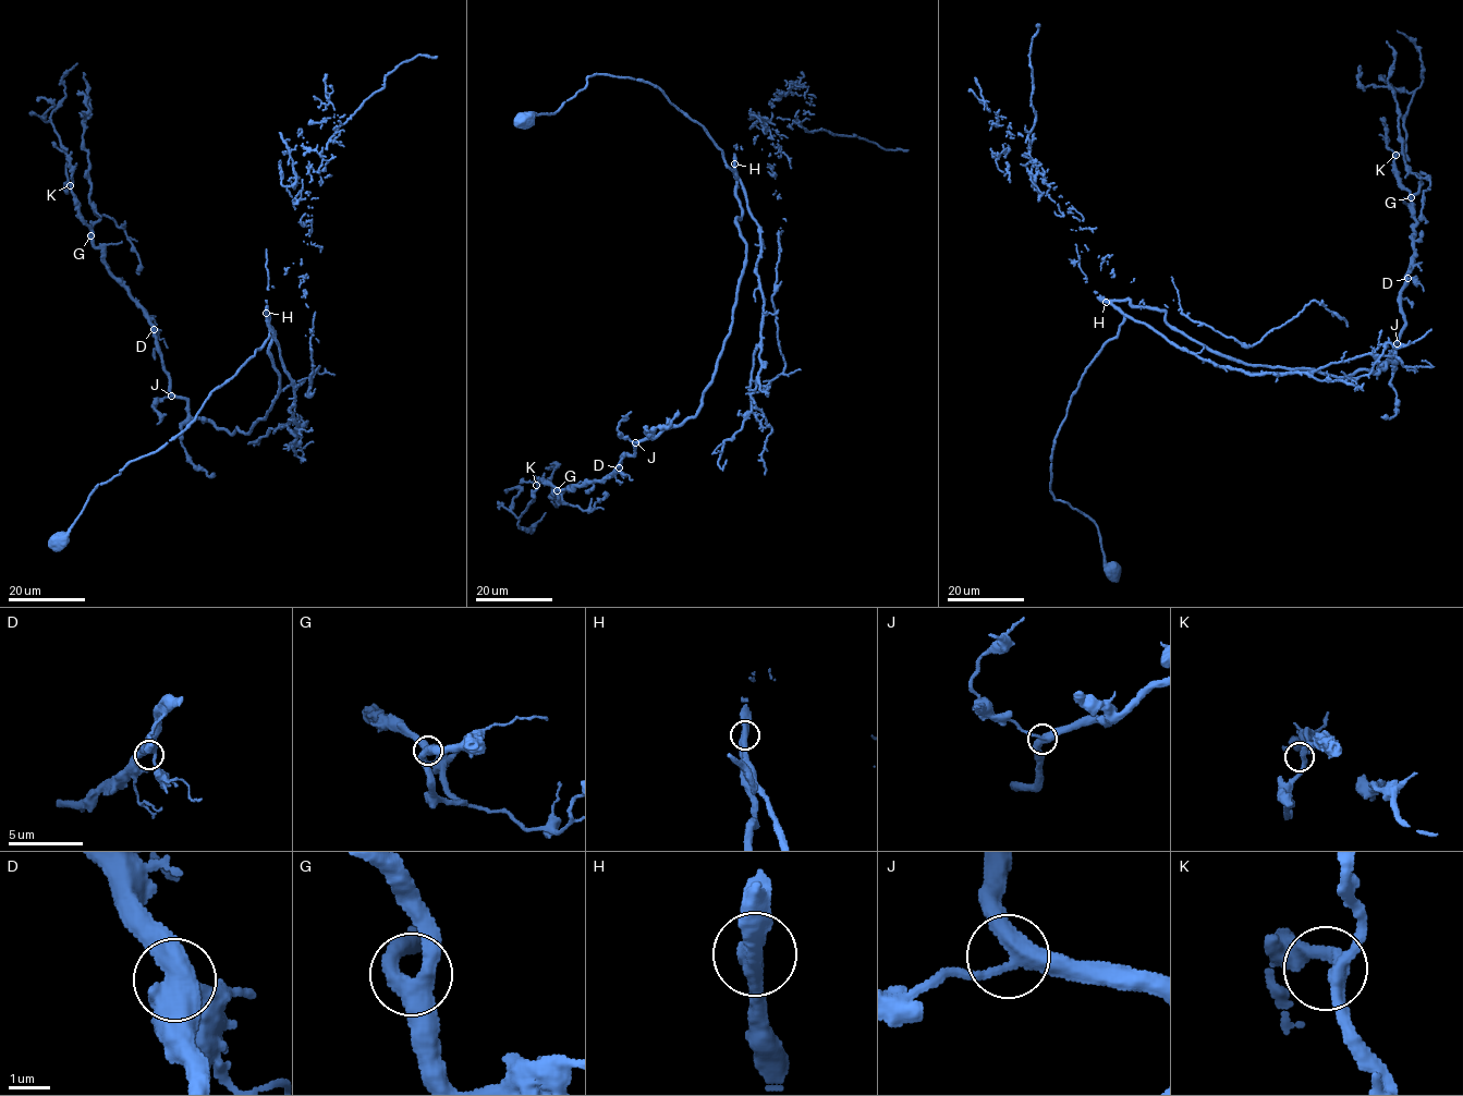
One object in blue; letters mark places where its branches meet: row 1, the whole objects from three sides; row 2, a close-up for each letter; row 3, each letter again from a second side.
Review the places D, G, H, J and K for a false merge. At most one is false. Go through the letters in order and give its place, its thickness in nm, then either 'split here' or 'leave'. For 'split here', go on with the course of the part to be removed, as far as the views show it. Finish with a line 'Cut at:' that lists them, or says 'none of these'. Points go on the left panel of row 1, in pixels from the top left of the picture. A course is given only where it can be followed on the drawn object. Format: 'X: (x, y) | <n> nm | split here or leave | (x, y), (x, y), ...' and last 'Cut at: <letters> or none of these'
D: (154, 329) | 480 nm | leave
G: (90, 235) | 420 nm | leave
H: (266, 313) | 440 nm | leave
J: (171, 396) | 380 nm | leave
K: (70, 185) | 320 nm | leave
Cut at: none of these

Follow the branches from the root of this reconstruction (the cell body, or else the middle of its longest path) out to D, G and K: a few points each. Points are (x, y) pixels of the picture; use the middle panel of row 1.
D: (526, 120), (596, 73), (649, 82), (736, 173), (745, 266), (712, 382), (695, 416), (639, 440), (619, 467)
G: (526, 120), (596, 73), (656, 86), (736, 173), (745, 244), (697, 413), (639, 440), (604, 479), (557, 490)
K: (526, 120), (596, 73), (656, 86), (736, 173), (745, 244), (697, 413), (639, 440), (604, 479), (536, 485)

